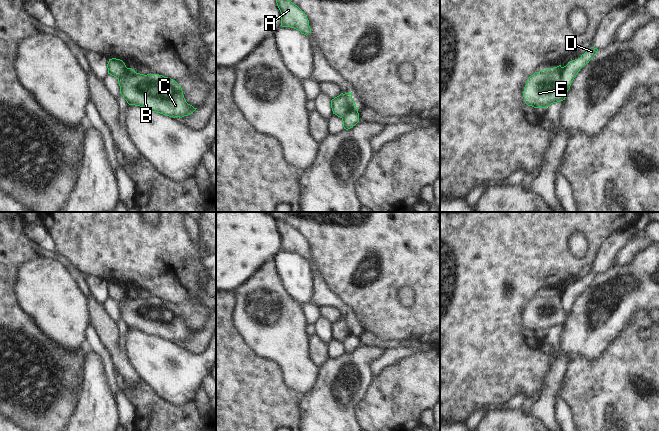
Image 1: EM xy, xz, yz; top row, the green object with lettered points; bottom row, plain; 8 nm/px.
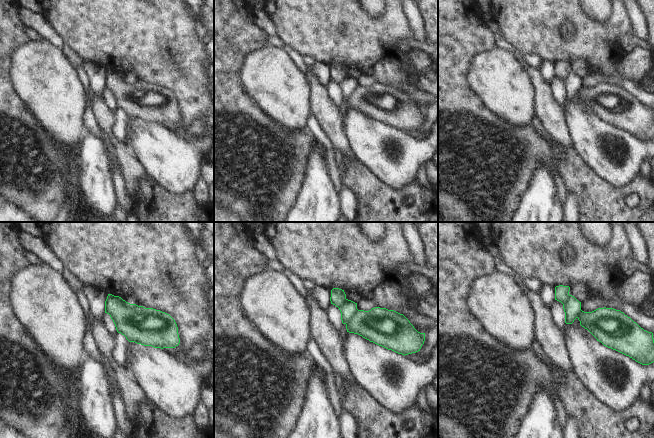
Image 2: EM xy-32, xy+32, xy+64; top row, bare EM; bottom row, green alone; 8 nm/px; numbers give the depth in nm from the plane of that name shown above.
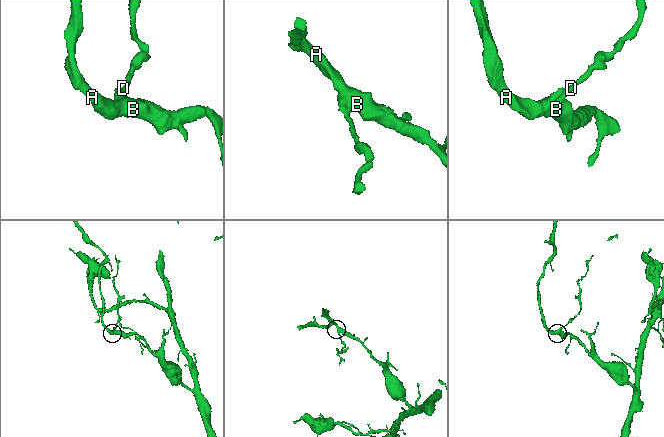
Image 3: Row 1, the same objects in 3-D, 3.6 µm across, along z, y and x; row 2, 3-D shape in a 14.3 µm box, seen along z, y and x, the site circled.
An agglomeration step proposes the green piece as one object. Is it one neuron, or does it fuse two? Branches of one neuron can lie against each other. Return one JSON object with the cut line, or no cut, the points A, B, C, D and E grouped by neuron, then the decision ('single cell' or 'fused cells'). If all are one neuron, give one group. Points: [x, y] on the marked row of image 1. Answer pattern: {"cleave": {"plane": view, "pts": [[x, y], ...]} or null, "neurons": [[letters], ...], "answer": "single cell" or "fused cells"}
{"cleave": {"plane": "xy", "pts": [[134, 71], [123, 80], [121, 79]]}, "neurons": [["A", "B", "C", "E"], ["D"]], "answer": "fused cells"}

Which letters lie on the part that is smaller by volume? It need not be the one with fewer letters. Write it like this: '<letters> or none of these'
D

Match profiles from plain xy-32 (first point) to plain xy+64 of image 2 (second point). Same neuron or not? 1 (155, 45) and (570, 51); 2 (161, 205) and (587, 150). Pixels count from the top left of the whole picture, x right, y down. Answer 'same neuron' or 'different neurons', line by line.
1: same neuron
2: different neurons

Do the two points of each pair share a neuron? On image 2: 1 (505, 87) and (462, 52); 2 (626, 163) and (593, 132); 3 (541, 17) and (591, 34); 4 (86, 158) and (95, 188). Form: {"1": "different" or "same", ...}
{"1": "different", "2": "same", "3": "same", "4": "same"}

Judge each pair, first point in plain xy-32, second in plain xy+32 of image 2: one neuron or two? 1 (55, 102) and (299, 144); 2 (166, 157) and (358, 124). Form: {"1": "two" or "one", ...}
{"1": "two", "2": "one"}

